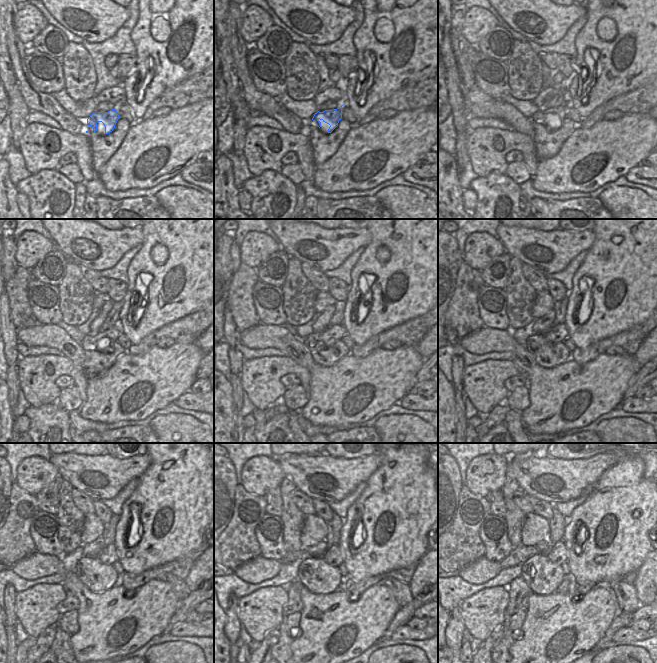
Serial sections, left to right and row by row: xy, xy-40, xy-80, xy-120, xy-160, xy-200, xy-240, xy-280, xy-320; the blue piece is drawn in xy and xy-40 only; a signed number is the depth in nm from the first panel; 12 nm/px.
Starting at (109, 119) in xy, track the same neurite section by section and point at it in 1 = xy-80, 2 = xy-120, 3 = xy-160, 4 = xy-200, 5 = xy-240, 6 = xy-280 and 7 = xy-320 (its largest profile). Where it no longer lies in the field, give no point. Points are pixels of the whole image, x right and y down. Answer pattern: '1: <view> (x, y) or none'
1: xy-80 (559, 112)
2: xy-120 (111, 334)
3: xy-160 (336, 332)
4: xy-200 (558, 332)
5: xy-240 (109, 556)
6: xy-280 (333, 556)
7: xy-320 (557, 554)

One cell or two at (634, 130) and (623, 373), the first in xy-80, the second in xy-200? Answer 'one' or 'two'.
one

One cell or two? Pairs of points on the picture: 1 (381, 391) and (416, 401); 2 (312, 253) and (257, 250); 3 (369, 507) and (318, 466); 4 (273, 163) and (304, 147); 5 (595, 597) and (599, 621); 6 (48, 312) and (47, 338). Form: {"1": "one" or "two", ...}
{"1": "two", "2": "two", "3": "two", "4": "one", "5": "one", "6": "two"}

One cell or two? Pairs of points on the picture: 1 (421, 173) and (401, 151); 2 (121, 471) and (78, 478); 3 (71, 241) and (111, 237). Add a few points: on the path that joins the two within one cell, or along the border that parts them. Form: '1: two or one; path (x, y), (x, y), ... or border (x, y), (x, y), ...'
1: two; border (418, 162), (401, 173)
2: one; path (110, 474), (89, 475)
3: one; path (81, 241), (101, 240)

